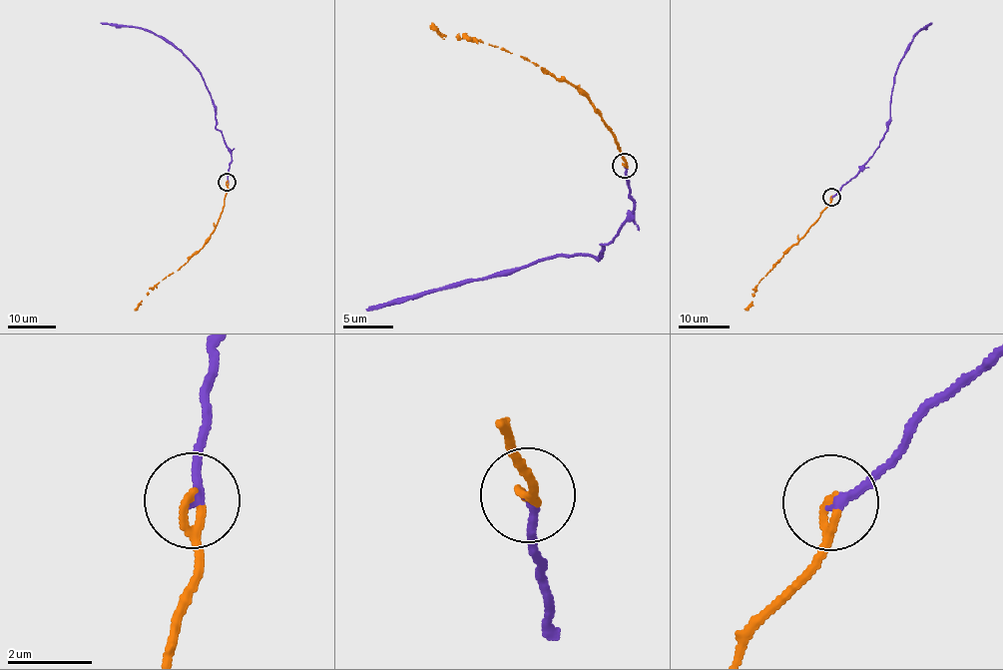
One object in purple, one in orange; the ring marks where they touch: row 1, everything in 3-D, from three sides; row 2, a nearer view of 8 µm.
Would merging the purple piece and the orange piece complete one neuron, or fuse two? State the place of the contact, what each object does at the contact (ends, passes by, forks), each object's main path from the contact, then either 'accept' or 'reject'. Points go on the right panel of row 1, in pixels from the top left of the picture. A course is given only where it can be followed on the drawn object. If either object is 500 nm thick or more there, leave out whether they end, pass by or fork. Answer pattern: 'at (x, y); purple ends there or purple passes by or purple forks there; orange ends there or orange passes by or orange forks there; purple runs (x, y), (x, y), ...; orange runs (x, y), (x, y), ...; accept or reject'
at (831, 197); purple ends there; orange ends there; purple runs (830, 198), (878, 147), (890, 117), (898, 63), (921, 28), (932, 22); orange runs (830, 197), (829, 206), (818, 220), (754, 288), (752, 303), (745, 311); accept

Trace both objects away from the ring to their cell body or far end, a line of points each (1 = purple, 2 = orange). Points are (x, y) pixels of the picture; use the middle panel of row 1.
1: (625, 165), (634, 210), (595, 258), (536, 260), (517, 270), (367, 311)
2: (625, 164), (619, 146), (590, 99), (521, 55), (471, 37), (445, 36), (432, 24)

